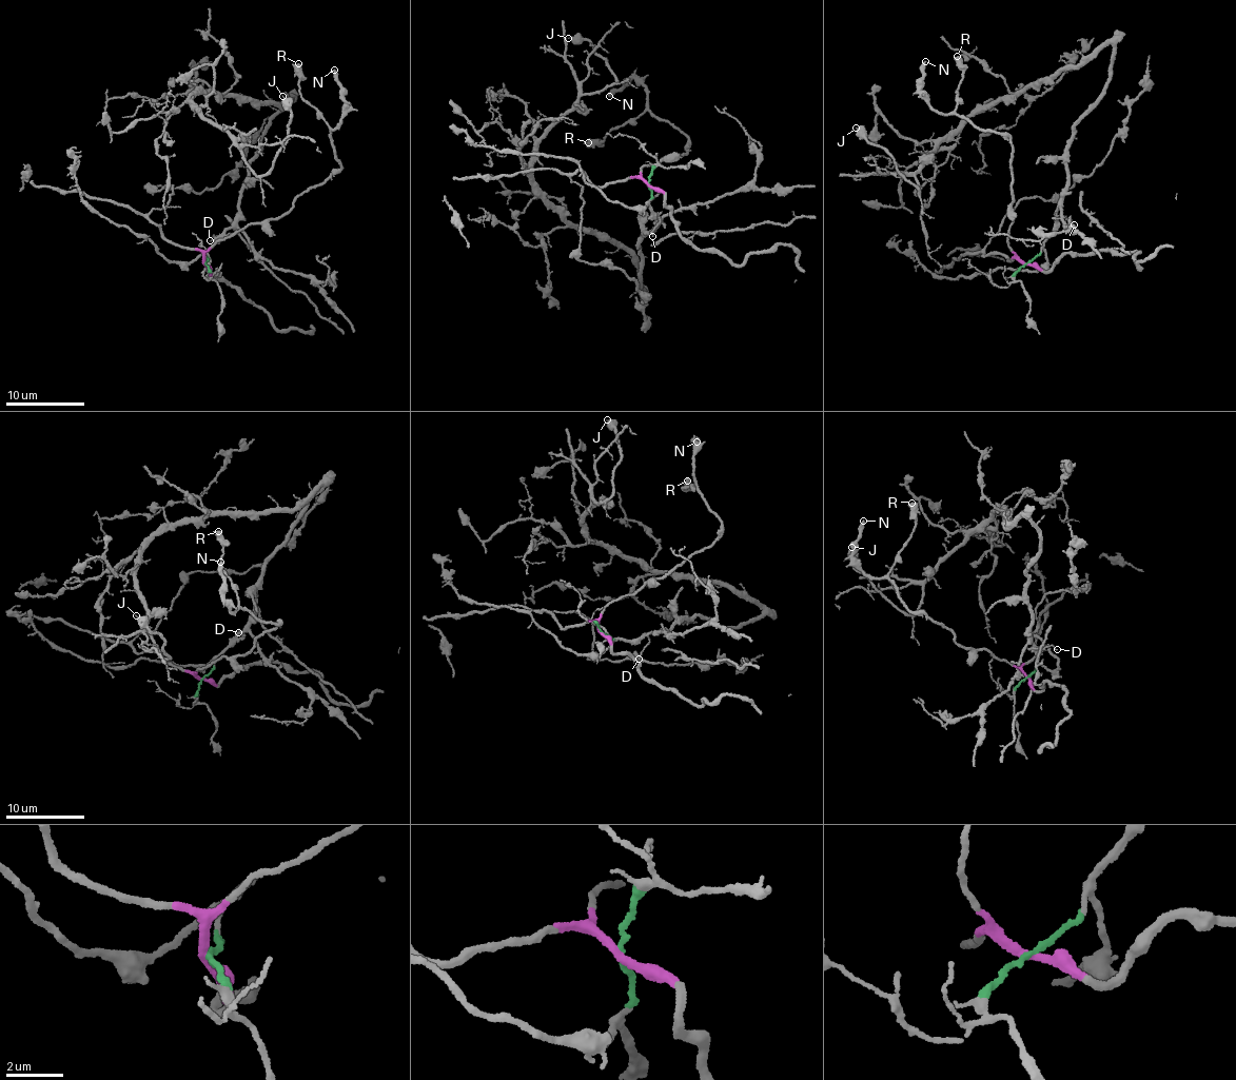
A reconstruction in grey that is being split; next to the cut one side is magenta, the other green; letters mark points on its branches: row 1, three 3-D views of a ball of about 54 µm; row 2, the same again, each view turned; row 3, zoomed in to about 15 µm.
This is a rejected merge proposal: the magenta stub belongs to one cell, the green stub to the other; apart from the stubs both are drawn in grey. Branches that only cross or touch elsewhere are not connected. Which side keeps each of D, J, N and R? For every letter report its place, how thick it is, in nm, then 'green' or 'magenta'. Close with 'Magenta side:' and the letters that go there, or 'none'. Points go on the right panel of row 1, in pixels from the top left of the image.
D: at (1074, 224); 100 nm thick; green
J: at (856, 128); 400 nm thick; green
N: at (925, 61); 340 nm thick; magenta
R: at (957, 56); 600 nm thick; magenta
Magenta side: N, R

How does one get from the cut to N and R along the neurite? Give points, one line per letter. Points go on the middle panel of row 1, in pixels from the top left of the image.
N: (647, 183), (641, 171), (644, 167), (684, 155), (688, 137), (650, 111), (642, 83), (632, 79), (609, 97)
R: (647, 183), (641, 171), (644, 167), (684, 155), (688, 137), (647, 110), (592, 145), (588, 142)

